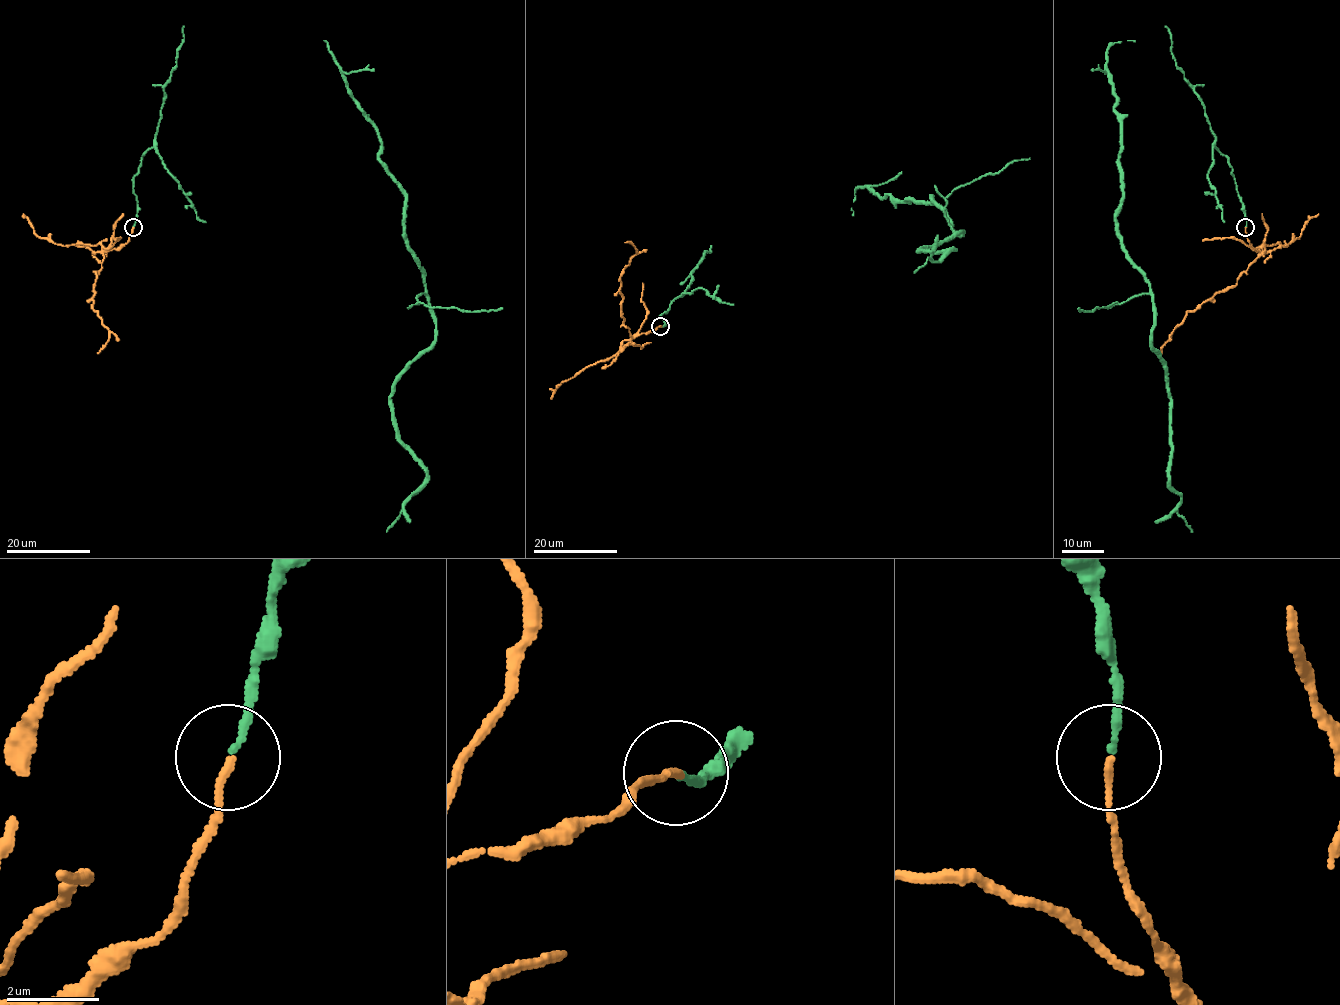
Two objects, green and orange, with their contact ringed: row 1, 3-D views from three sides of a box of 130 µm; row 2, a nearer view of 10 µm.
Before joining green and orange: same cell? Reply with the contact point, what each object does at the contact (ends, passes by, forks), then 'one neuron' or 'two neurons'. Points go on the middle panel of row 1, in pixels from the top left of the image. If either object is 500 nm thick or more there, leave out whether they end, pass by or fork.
(660, 326) | green ends | orange ends | two neurons

